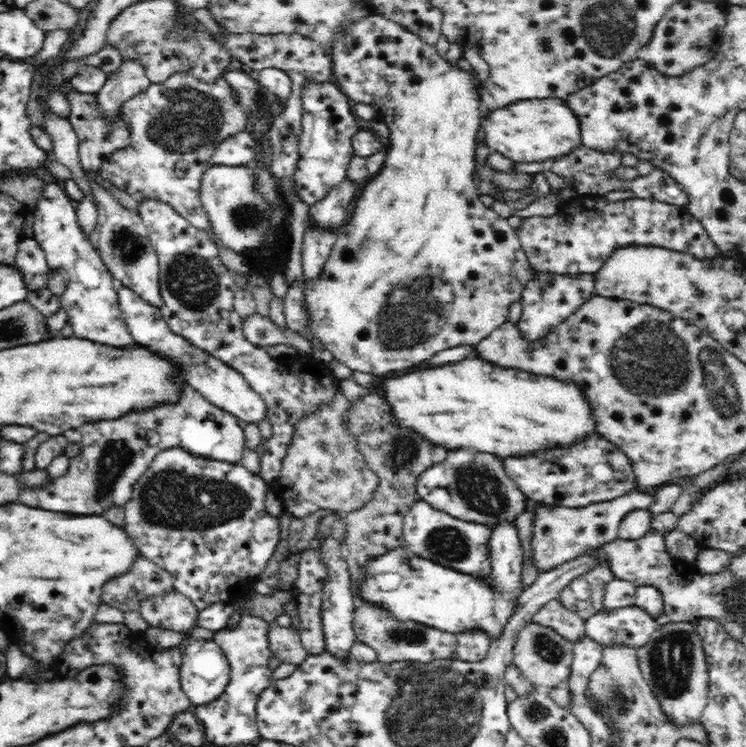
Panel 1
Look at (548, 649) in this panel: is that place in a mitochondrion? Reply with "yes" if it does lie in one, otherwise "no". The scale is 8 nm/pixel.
yes

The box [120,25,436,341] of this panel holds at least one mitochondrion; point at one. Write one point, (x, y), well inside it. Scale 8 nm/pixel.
(185, 120)

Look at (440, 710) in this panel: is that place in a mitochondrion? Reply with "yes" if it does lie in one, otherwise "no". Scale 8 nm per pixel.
yes

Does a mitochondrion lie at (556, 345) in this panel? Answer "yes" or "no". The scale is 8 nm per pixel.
no

